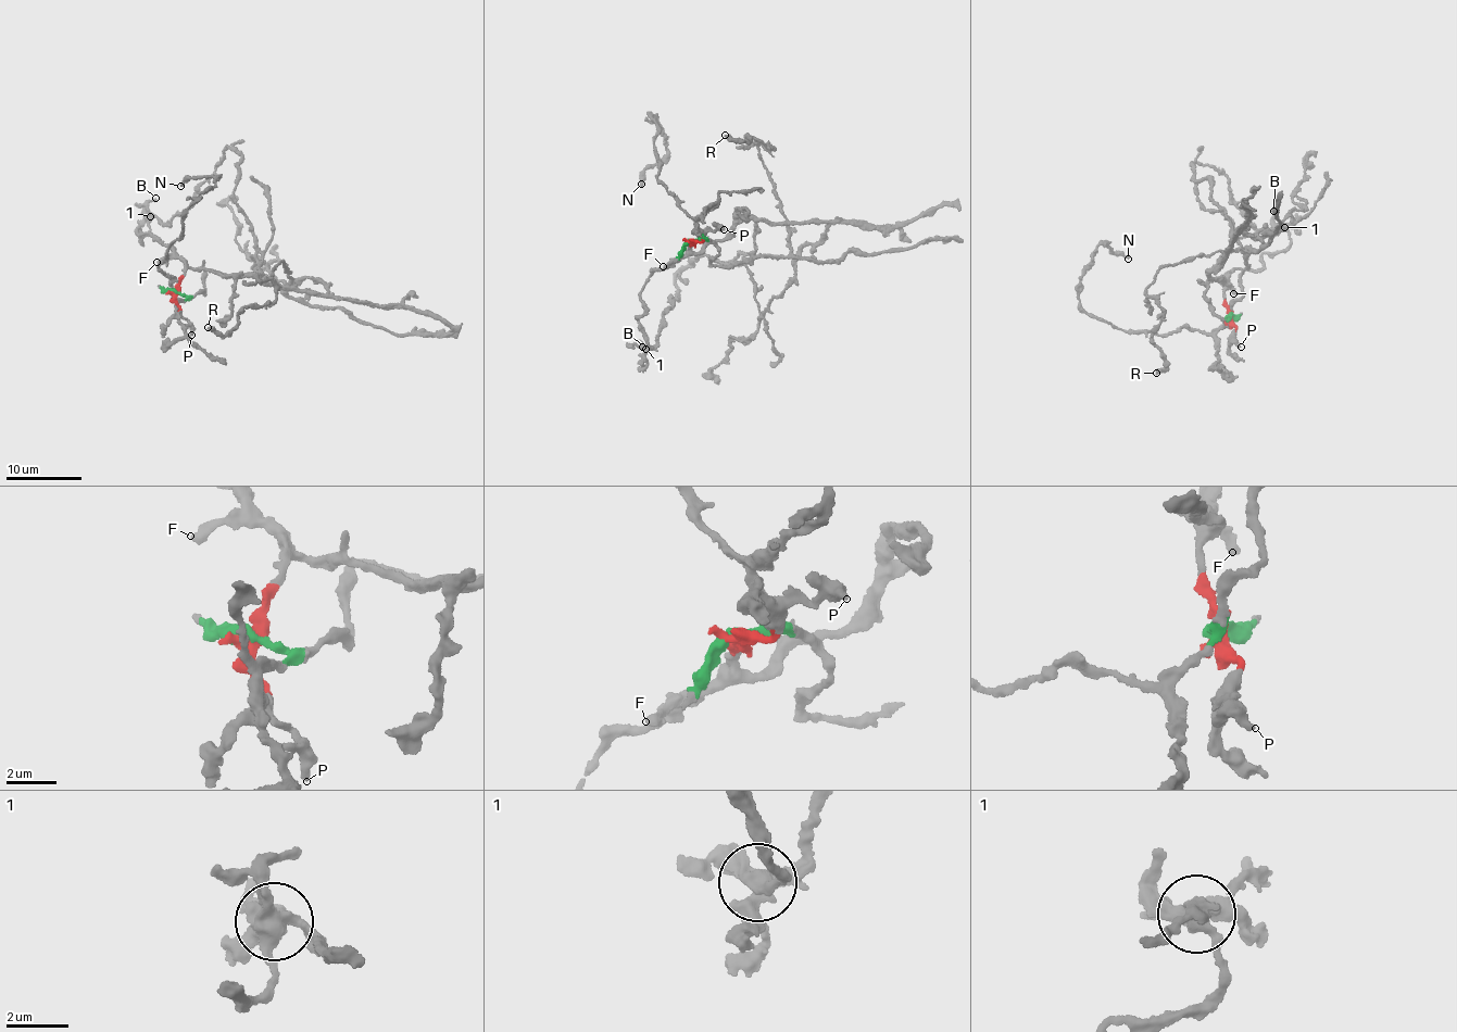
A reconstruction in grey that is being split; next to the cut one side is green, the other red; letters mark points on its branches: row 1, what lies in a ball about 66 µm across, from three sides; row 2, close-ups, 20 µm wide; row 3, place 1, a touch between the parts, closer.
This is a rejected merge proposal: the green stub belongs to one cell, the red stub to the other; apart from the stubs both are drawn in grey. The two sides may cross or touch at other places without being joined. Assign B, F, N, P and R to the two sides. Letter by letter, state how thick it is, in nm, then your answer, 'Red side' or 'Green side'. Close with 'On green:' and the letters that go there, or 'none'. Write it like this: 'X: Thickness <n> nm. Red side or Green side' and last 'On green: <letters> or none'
B: Thickness 260 nm. Red side
F: Thickness 400 nm. Red side
N: Thickness 300 nm. Green side
P: Thickness 360 nm. Red side
R: Thickness 400 nm. Green side
On green: N, R

